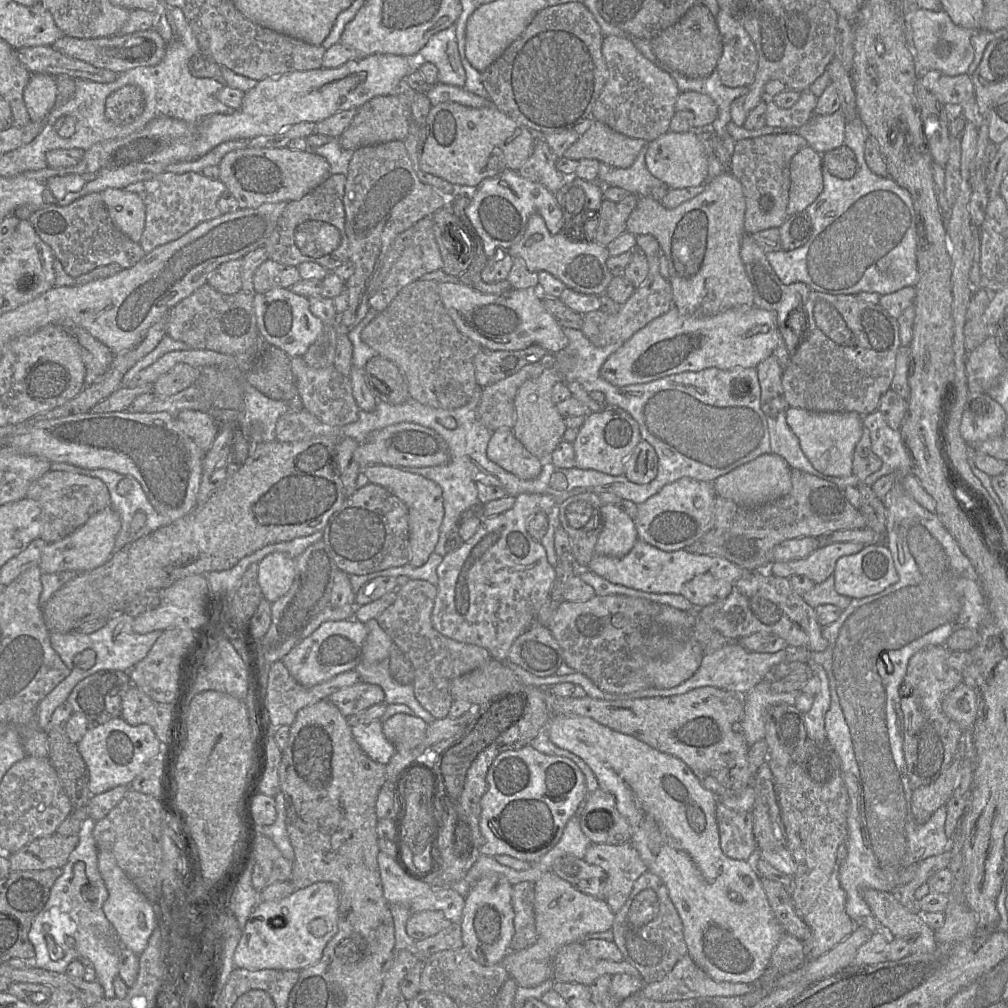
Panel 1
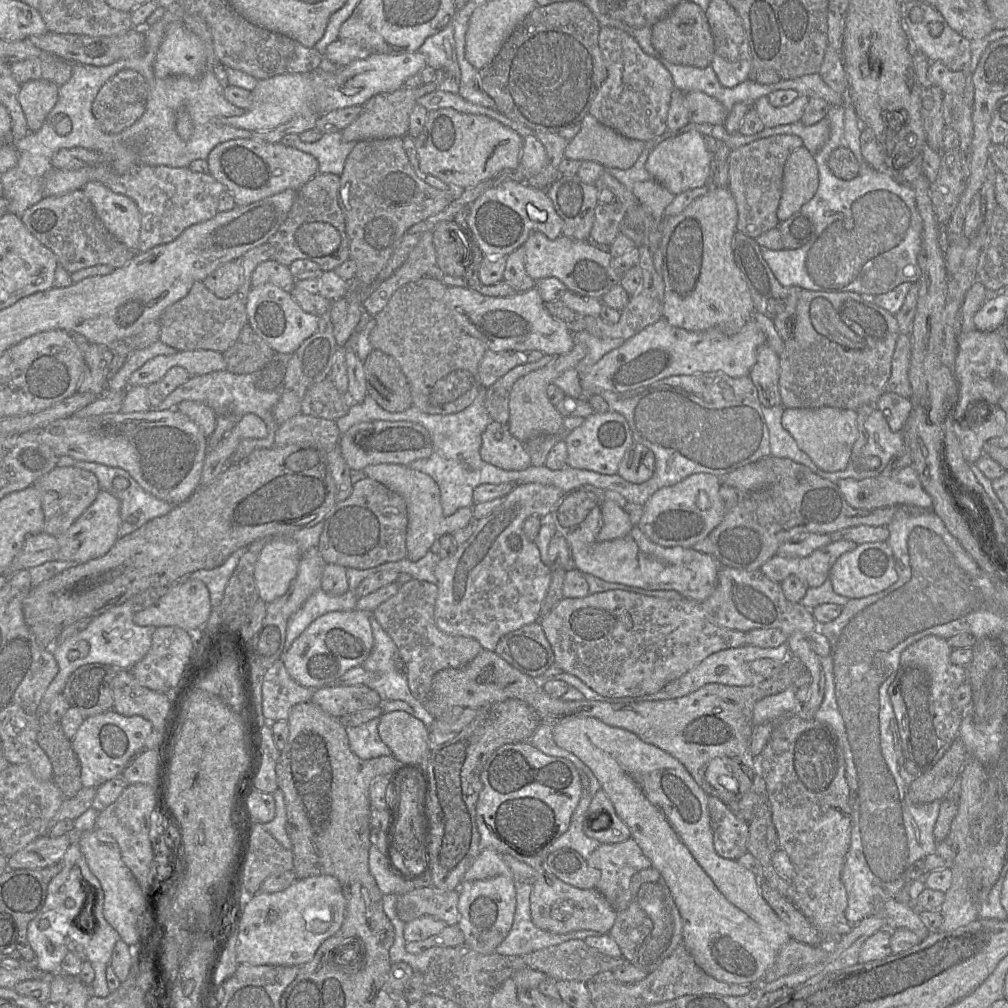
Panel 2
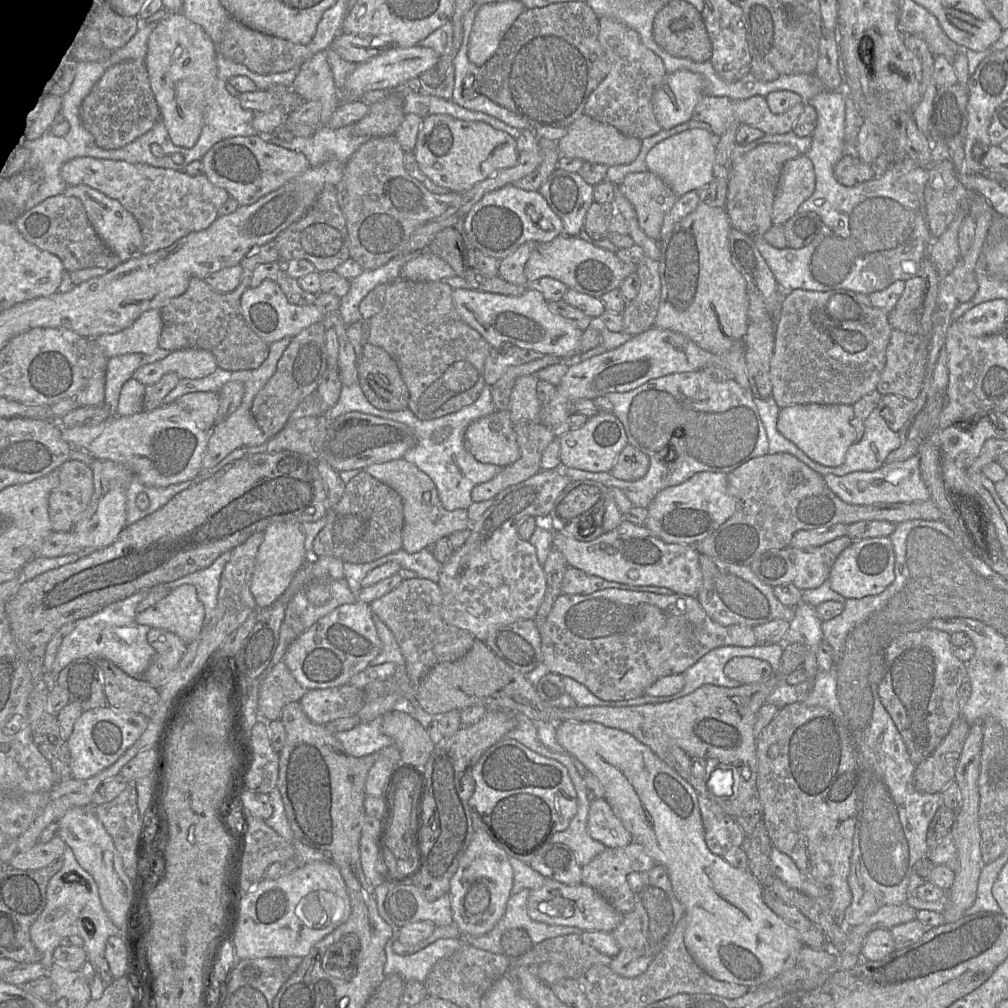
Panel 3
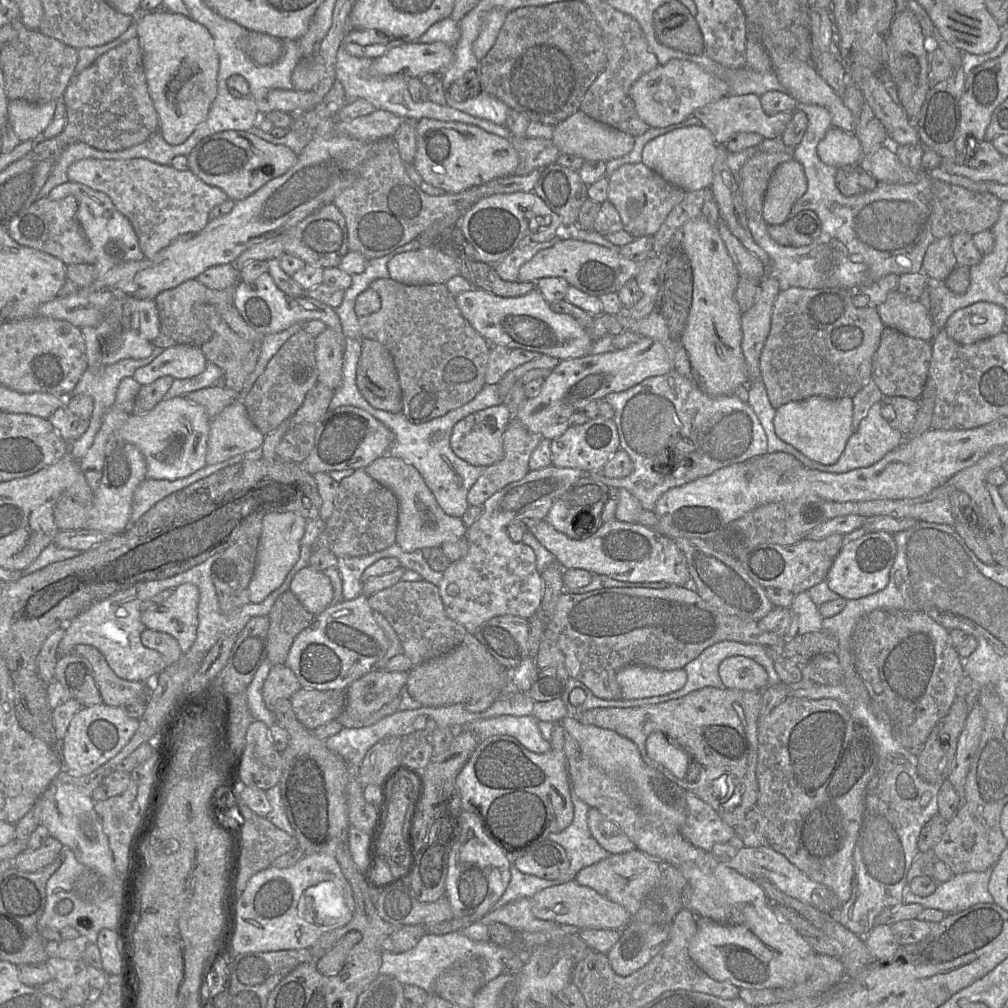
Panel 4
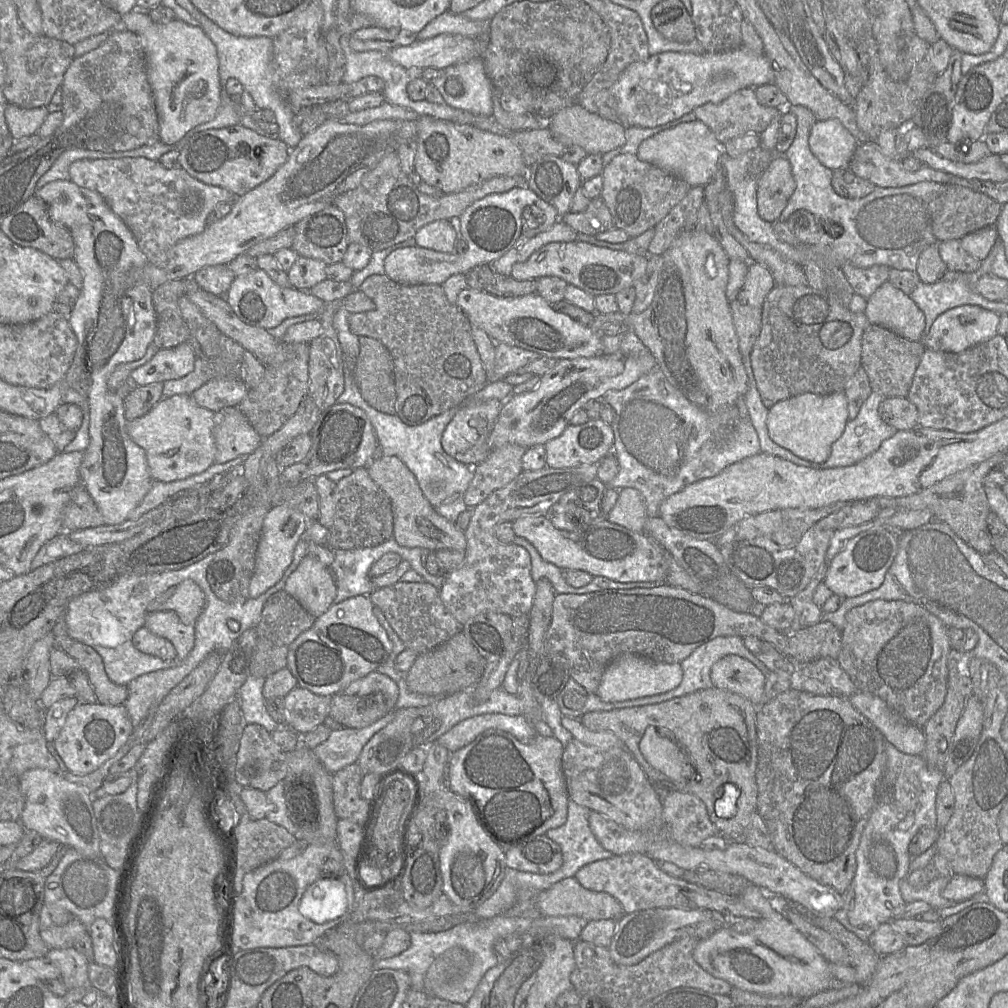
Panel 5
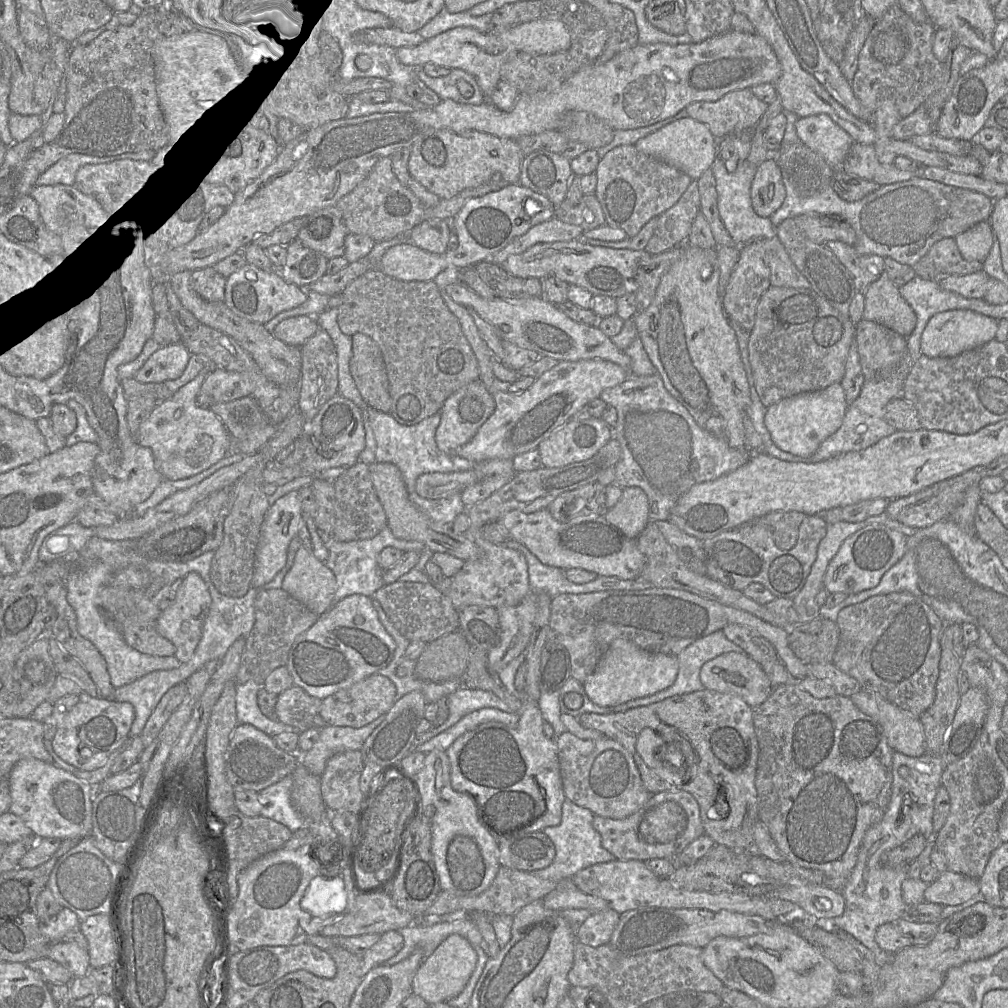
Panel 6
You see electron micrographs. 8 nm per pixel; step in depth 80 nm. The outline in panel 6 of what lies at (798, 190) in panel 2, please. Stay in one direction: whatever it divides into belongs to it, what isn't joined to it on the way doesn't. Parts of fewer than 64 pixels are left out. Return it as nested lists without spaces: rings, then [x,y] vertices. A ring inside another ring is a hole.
[[[774,158],[765,160],[757,168],[751,186],[751,200],[755,213],[768,217],[777,211],[786,197],[782,171]]]

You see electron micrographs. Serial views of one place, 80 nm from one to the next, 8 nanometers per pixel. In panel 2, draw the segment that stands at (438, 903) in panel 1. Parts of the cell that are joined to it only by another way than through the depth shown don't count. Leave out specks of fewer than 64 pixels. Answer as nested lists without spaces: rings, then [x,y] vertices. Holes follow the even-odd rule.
[[[417,887],[396,900],[397,916],[408,923],[423,915],[434,916],[447,925],[457,925],[459,894],[456,890],[439,890],[433,887]]]

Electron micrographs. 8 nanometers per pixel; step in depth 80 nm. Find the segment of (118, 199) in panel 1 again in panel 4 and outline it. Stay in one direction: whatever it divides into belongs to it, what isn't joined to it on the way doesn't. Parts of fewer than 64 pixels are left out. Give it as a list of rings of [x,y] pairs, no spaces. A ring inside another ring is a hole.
[[[67,181],[53,188],[47,197],[51,200],[61,200],[70,195],[78,202],[77,219],[95,253],[94,265],[98,276],[103,276],[115,266],[145,258],[132,224],[117,210],[105,193],[81,183]]]

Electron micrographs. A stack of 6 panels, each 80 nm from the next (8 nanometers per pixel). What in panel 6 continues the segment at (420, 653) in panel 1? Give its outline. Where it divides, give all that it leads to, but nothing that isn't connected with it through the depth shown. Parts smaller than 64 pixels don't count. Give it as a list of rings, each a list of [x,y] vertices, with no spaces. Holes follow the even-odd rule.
[[[396,581],[385,584],[372,595],[379,602],[395,629],[409,641],[426,644],[459,630],[458,610],[447,595],[436,589],[430,582]]]

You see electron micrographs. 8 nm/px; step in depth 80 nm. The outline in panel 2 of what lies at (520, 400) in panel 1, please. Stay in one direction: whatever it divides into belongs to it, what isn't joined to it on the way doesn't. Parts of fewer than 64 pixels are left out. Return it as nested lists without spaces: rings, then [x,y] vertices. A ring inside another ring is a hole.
[[[575,342],[568,353],[556,356],[545,367],[522,376],[514,383],[510,392],[508,421],[509,432],[512,436],[524,444],[540,435],[555,435],[564,429],[564,417],[559,413],[556,406],[550,403],[547,387],[566,370],[576,368],[587,353],[588,349],[585,344]]]

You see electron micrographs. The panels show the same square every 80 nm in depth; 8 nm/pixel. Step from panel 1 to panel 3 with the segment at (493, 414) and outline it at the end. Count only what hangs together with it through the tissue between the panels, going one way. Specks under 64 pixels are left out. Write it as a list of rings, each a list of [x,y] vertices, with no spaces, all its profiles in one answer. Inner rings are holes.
[[[544,355],[537,359],[519,366],[508,368],[499,380],[491,386],[492,401],[496,411],[508,411],[510,395],[516,380],[520,377],[536,374],[539,370],[558,364],[563,359],[554,355]]]

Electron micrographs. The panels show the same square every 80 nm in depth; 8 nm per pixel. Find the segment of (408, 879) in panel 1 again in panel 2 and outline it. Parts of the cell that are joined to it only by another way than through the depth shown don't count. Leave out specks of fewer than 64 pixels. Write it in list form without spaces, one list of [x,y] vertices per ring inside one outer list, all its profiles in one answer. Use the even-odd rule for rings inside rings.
[[[376,846],[369,850],[369,870],[383,895],[402,895],[416,887],[416,883],[394,870],[386,853]]]

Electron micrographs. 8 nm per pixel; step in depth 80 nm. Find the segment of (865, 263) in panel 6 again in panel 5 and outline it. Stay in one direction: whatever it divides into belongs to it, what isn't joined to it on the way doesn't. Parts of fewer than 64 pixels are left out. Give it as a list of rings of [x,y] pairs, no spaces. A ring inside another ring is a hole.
[[[851,264],[842,265],[842,270],[854,292],[865,299],[889,280],[890,269],[886,265],[873,265],[869,268],[858,268]]]

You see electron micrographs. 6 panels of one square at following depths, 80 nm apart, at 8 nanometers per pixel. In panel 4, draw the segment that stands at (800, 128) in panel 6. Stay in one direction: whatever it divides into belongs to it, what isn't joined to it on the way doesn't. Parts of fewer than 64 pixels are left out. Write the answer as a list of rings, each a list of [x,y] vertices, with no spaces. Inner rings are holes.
[[[831,127],[817,146],[820,159],[837,168],[860,162],[863,151],[858,137],[837,127]]]

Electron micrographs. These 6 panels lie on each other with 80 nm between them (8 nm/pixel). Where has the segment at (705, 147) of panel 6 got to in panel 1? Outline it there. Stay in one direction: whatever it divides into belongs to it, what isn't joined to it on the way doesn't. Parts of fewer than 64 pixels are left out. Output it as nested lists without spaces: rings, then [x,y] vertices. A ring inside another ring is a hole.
[[[668,131],[648,143],[645,157],[650,173],[670,189],[705,185],[708,176],[708,157],[696,131],[677,133]]]

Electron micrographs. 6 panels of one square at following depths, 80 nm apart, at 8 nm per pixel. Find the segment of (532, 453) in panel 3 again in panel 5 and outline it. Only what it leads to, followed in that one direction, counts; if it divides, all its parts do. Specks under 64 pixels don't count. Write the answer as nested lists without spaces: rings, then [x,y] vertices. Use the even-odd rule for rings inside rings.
[[[506,444],[492,449],[484,461],[473,467],[474,476],[464,495],[466,506],[468,508],[474,508],[483,502],[492,492],[514,480],[523,471],[522,456],[527,449],[513,444]]]

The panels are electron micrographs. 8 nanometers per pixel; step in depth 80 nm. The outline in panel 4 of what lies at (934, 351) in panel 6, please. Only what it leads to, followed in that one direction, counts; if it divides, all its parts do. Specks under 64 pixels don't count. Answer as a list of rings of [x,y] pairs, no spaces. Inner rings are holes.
[[[976,302],[951,314],[944,330],[957,343],[969,345],[1003,331],[1004,320],[1005,308],[991,302]]]

